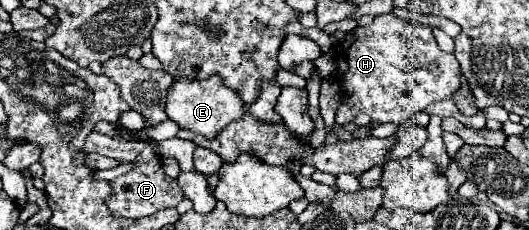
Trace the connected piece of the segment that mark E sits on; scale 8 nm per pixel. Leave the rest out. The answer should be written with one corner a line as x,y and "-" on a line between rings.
209,77
205,81
185,79
185,81
175,81
173,83
173,87
167,95
165,113
181,129
203,135
205,139
213,139
213,137
217,137
217,133
221,129
225,129
225,125
229,125
231,121
237,121
237,117
241,117
245,113
245,105
237,97
237,93
233,93
231,89
227,89
219,81
219,77

